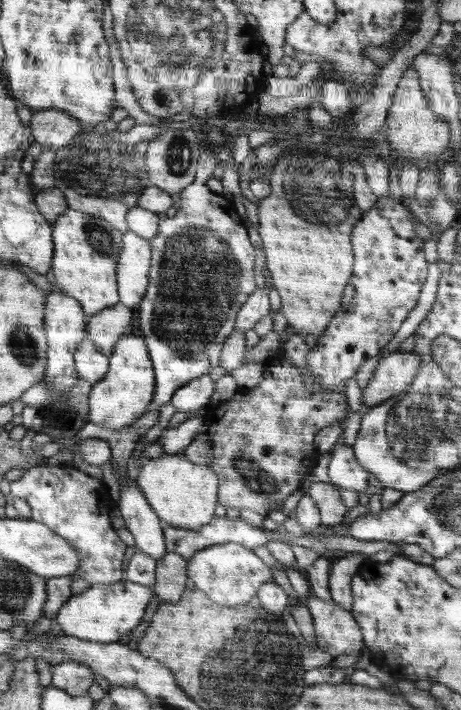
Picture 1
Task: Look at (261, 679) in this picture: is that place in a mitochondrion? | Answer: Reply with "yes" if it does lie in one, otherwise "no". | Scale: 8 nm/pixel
yes

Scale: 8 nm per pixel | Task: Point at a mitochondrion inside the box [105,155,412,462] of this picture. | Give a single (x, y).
(200, 277)

